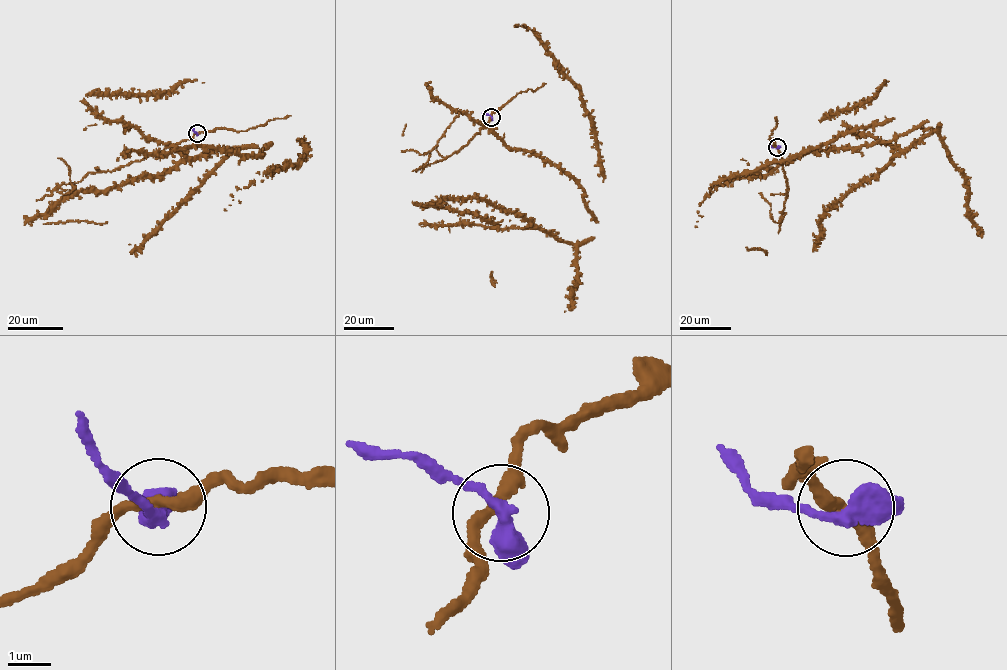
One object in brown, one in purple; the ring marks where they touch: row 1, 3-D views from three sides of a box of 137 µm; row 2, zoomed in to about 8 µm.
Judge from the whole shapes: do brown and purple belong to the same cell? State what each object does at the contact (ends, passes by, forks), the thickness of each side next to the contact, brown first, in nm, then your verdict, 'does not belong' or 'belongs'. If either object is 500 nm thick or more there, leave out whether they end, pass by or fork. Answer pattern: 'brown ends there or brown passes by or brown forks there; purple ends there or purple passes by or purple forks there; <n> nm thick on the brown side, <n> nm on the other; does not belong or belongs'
brown passes by; purple passes by; 260 nm thick on the brown side, 440 nm on the other; does not belong

